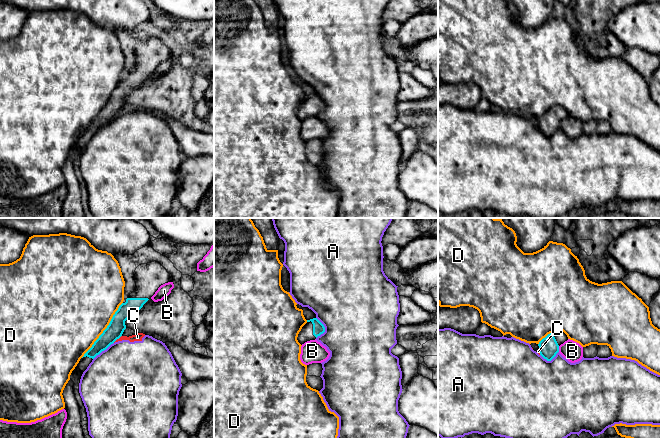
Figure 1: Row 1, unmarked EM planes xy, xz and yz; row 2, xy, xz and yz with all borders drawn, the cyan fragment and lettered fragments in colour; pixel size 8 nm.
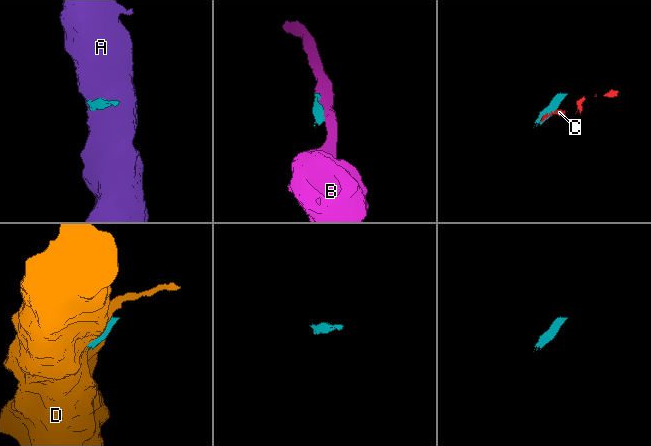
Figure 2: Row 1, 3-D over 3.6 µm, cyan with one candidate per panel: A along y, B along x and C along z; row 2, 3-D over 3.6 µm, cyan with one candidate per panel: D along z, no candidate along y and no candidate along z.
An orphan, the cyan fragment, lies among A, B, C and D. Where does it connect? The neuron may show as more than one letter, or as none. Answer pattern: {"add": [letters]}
{"add": []}

